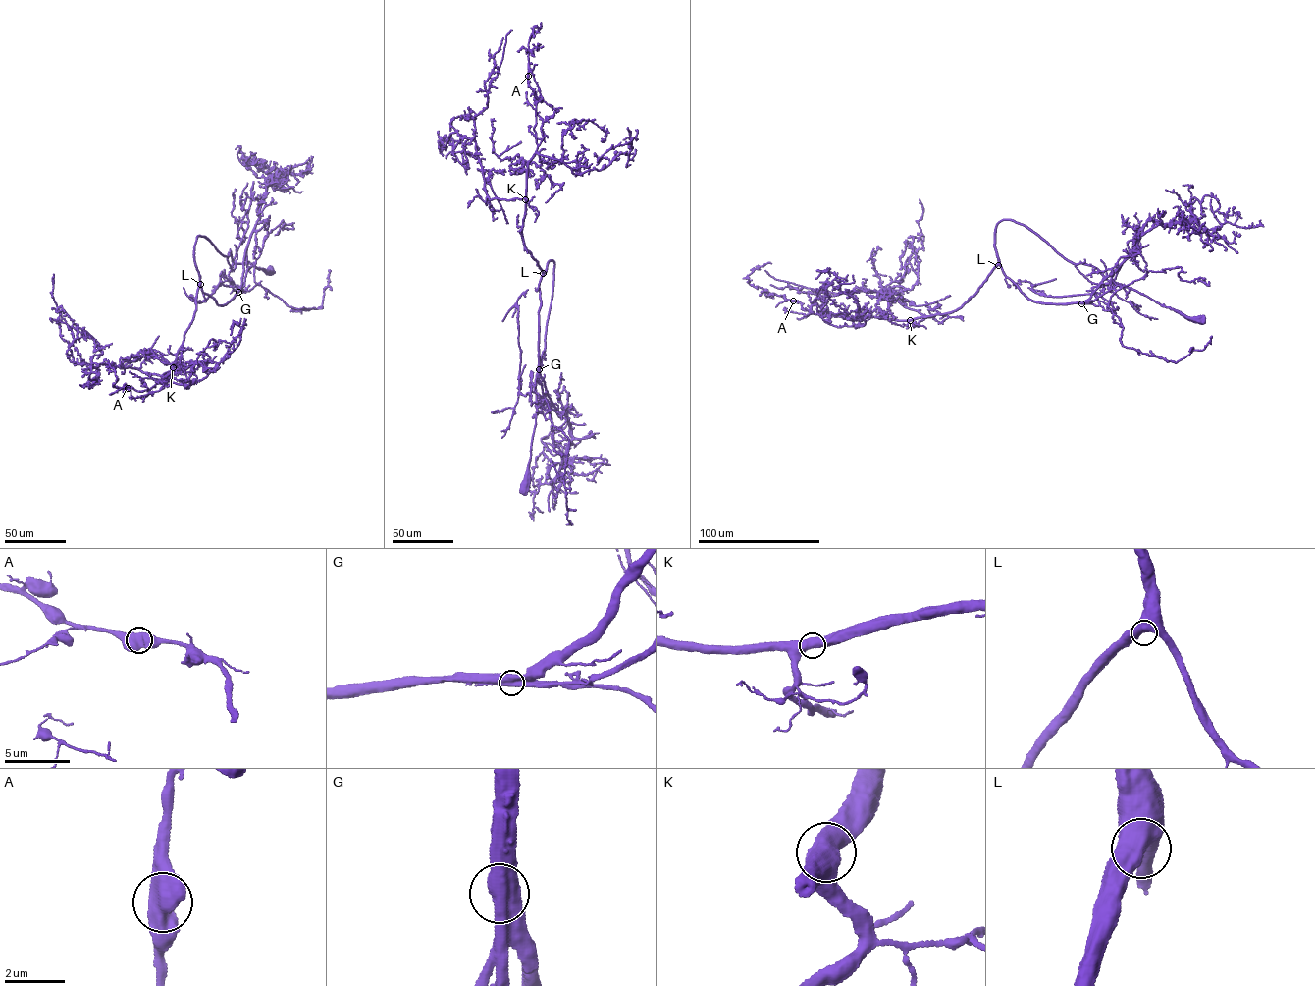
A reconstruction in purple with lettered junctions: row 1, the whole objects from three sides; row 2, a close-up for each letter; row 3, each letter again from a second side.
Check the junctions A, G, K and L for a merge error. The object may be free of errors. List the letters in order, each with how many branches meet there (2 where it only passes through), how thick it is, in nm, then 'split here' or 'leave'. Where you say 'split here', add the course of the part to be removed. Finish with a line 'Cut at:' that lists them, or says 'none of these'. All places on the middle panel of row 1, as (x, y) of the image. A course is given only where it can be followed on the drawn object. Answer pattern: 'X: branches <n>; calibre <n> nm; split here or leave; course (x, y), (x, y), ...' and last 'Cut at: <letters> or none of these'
A: branches 2; calibre 700 nm; leave
G: branches 2; calibre 700 nm; split here; course (539, 369), (544, 396), (558, 416), (564, 412), (573, 438), (559, 469), (561, 482), (549, 495), (549, 511)
K: branches 2; calibre 600 nm; leave
L: branches 2; calibre 600 nm; leave
Cut at: G

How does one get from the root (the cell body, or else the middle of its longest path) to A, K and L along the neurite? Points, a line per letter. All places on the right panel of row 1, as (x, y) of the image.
A: (1201, 320), (1069, 261), (1003, 219), (998, 264), (954, 310), (854, 318), (812, 313), (793, 301)
K: (1201, 320), (1069, 261), (1003, 219), (998, 264), (977, 291), (956, 310), (910, 320)
L: (1201, 320), (1111, 283), (1093, 266), (1067, 261), (1013, 220), (1003, 219), (996, 227), (998, 265)

